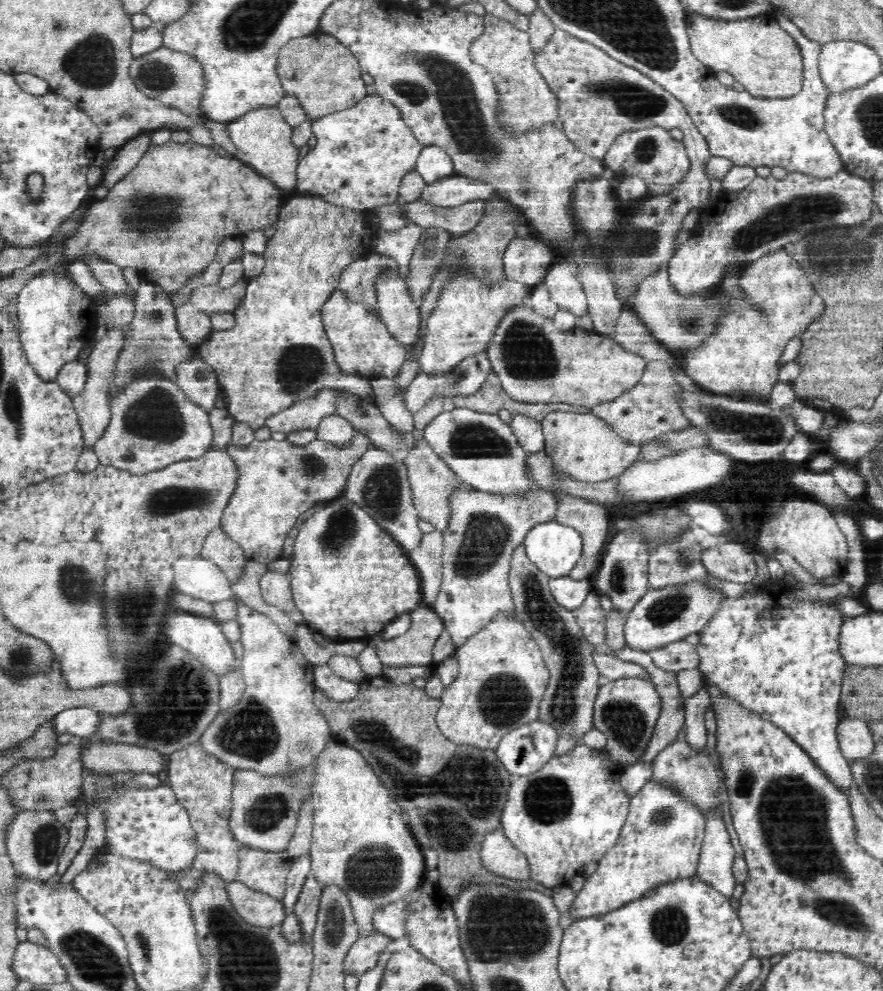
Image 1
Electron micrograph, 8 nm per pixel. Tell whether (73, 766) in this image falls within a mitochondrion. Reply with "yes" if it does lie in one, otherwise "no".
no

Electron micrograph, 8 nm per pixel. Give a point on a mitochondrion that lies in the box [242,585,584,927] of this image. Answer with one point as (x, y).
(460, 797)

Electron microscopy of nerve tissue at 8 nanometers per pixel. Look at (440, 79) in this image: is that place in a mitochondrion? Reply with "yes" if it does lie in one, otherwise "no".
yes

